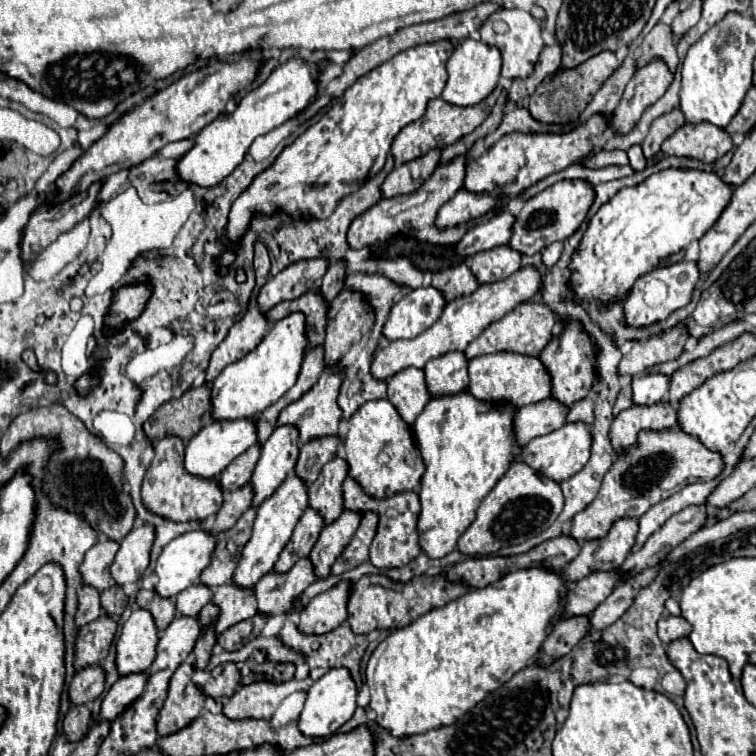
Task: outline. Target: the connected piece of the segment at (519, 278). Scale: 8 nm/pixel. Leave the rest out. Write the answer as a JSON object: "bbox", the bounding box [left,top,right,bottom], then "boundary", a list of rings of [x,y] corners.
{"bbox":[371,266,539,380],"boundary":[[[533,266],[519,268],[515,274],[511,274],[509,278],[505,278],[501,282],[479,286],[473,294],[461,296],[461,298],[449,302],[443,308],[443,314],[439,316],[439,320],[431,328],[421,332],[417,338],[383,344],[383,348],[373,358],[371,376],[375,380],[387,380],[387,378],[395,376],[397,372],[401,372],[405,368],[411,368],[411,366],[423,370],[429,360],[439,358],[447,352],[455,352],[455,350],[463,352],[467,348],[467,344],[471,340],[475,340],[489,324],[497,322],[499,318],[509,314],[515,306],[529,300],[537,290],[539,290],[539,272]]]}

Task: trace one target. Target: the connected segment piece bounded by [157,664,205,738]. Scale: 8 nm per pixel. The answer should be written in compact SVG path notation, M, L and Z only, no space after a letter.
M181 664L169 682L169 696L159 712L157 734L163 738L167 734L175 734L189 726L205 704L205 694L191 682L193 666Z

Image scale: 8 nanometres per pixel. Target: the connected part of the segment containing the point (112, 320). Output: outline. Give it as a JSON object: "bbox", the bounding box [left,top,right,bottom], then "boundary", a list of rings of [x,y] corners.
{"bbox":[105,284,151,328],"boundary":[[[137,284],[129,288],[121,288],[115,292],[111,314],[105,318],[105,324],[109,328],[121,326],[123,322],[137,318],[145,306],[145,302],[151,296],[151,288],[147,284]]]}

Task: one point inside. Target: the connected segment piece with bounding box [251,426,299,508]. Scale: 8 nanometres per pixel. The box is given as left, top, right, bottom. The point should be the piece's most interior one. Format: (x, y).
(278, 455)

